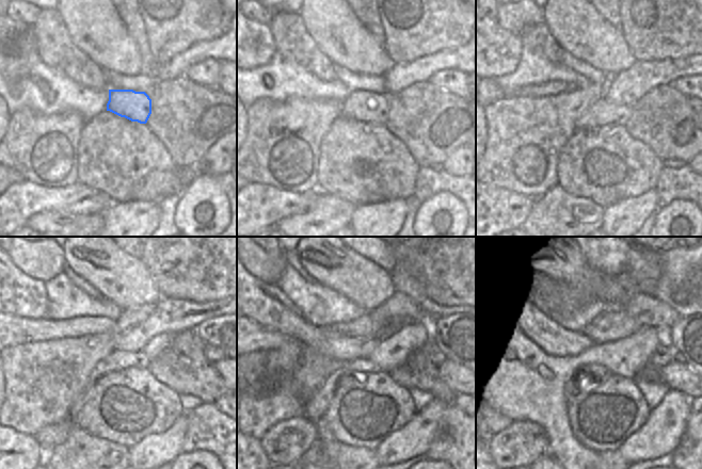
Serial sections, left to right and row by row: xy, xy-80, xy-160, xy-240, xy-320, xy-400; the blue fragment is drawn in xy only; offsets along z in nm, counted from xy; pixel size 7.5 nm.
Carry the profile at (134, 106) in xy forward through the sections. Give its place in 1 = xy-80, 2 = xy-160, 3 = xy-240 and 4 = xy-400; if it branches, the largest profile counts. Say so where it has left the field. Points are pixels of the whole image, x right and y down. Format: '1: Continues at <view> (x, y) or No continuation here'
1: Continues at xy-80 (363, 106)
2: Continues at xy-160 (603, 113)
3: Continues at xy-240 (118, 359)
4: Continues at xy-400 (586, 377)

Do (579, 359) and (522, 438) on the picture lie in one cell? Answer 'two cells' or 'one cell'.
two cells

